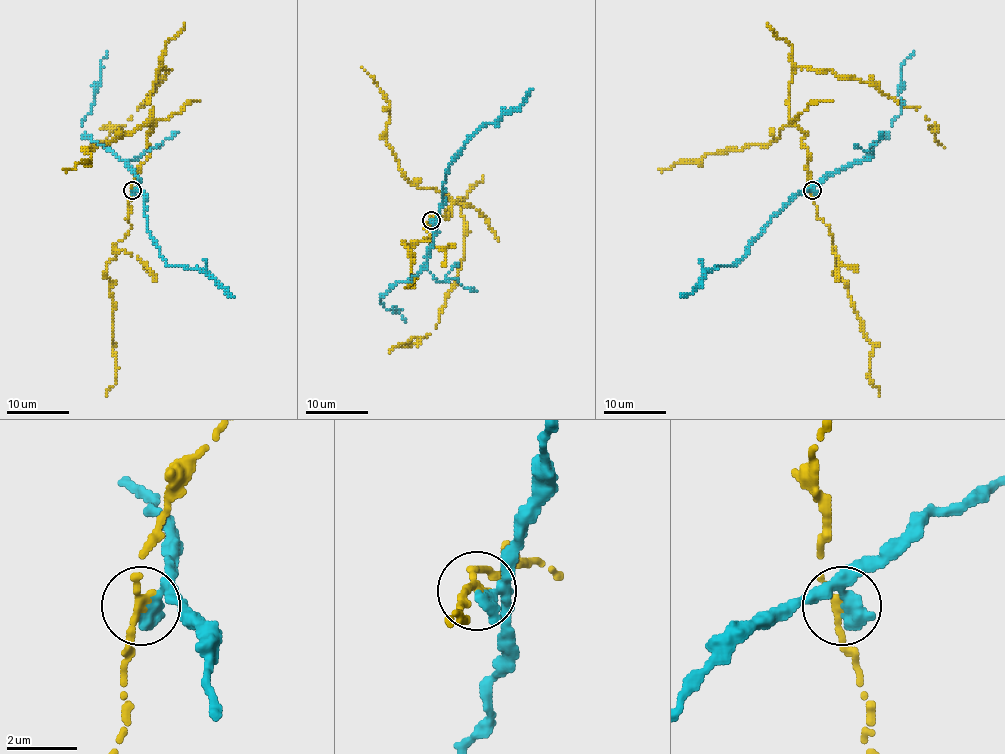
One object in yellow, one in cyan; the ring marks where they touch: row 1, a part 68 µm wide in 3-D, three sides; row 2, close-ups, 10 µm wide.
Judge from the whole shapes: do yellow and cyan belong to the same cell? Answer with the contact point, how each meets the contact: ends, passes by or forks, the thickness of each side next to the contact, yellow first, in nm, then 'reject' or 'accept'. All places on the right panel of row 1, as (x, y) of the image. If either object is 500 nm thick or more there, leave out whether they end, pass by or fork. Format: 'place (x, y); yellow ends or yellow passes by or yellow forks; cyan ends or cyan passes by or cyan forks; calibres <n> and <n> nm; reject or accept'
place (812, 190); yellow ends; cyan passes by; calibres 300 and 360 nm; reject

